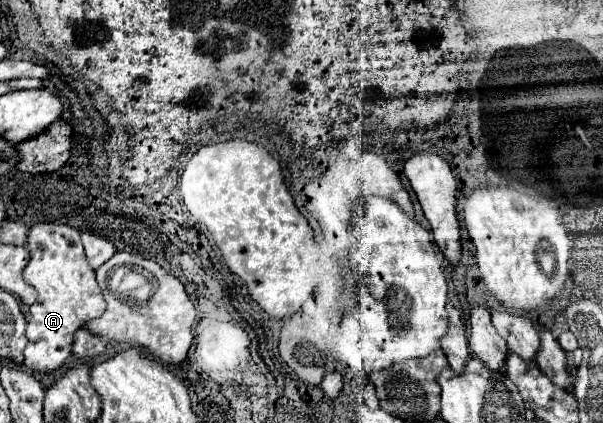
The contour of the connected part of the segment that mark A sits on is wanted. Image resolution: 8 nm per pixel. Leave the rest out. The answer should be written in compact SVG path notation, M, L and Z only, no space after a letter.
M37 223L31 227L27 249L31 251L31 261L23 277L37 289L39 297L29 309L25 367L35 373L53 373L61 369L71 355L75 331L85 327L87 321L103 315L105 301L95 281L95 271L85 259L77 229L57 223Z

